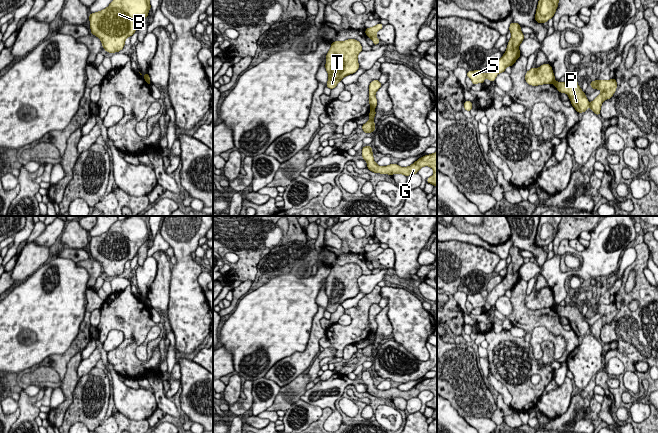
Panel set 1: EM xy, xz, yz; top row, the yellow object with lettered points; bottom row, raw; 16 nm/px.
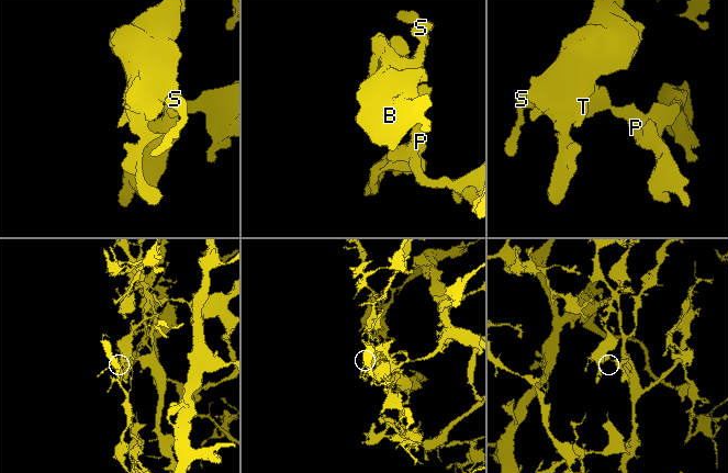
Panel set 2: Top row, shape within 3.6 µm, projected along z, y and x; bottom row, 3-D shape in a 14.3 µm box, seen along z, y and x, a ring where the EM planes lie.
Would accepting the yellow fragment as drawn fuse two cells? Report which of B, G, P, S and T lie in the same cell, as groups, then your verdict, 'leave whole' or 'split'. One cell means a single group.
B S T / G P; split

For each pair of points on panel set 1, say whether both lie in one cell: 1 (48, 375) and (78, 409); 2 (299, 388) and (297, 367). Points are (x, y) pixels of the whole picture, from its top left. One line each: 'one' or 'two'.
1: two
2: two

